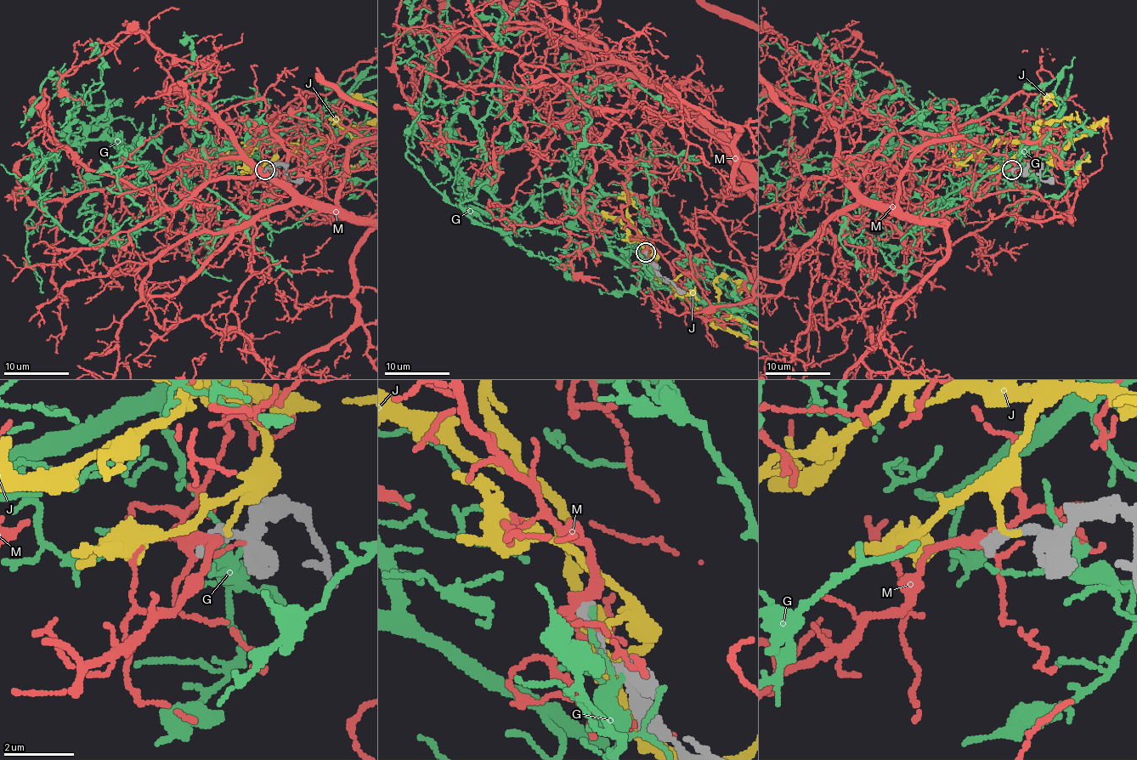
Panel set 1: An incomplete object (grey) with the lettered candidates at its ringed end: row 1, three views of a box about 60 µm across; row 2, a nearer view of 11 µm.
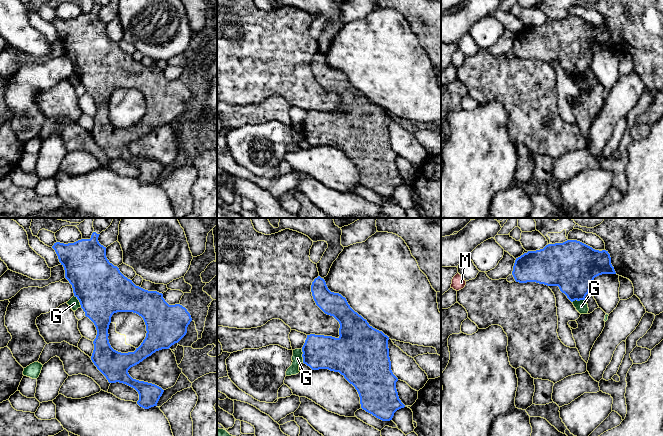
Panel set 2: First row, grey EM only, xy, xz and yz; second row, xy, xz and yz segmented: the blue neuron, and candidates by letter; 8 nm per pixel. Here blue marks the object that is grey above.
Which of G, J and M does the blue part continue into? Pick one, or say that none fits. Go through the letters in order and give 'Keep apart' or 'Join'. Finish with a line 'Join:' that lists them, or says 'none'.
G: Keep apart
J: Keep apart
M: Keep apart
Join: none

